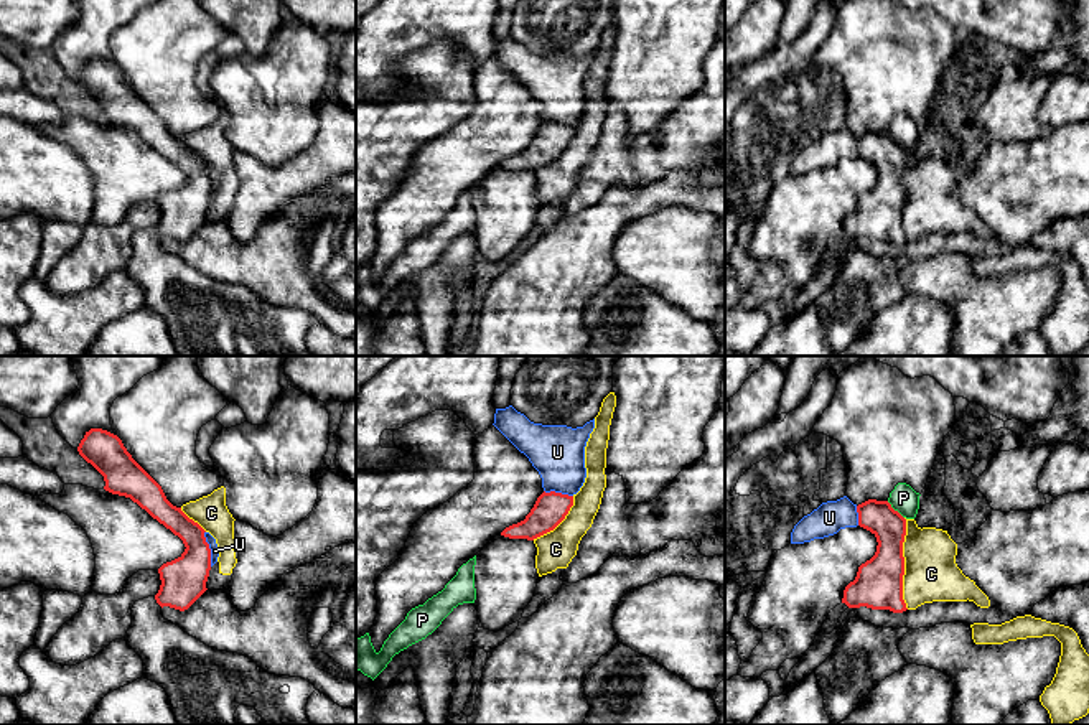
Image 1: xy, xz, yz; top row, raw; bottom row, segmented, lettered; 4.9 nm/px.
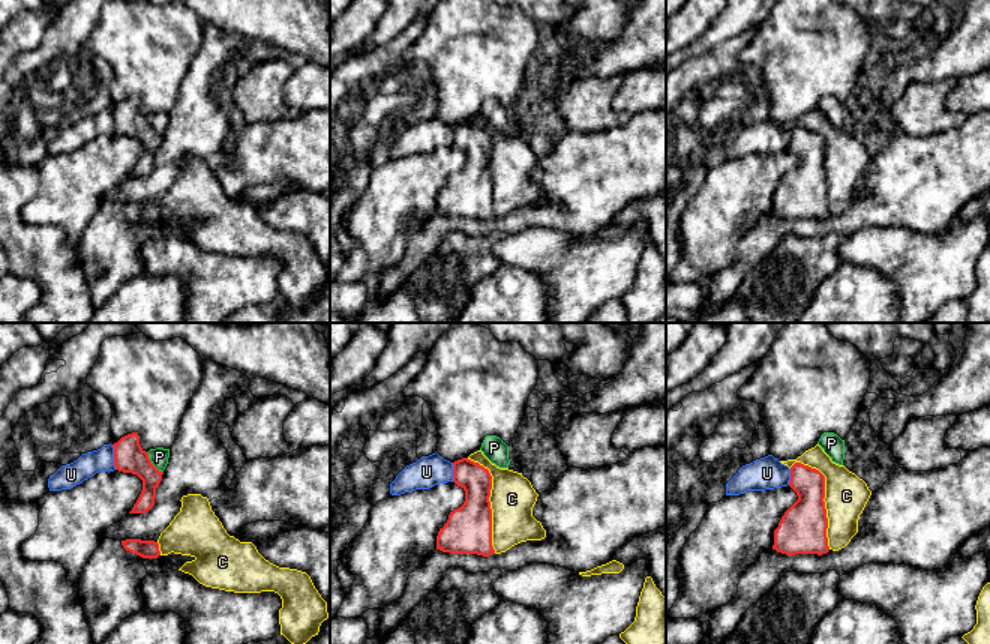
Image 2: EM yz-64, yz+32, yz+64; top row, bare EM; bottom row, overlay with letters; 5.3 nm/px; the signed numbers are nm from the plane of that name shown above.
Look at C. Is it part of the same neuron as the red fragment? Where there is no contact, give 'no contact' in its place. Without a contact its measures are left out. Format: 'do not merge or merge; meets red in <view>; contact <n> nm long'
do not merge; meets red in yz; contact 440 nm long

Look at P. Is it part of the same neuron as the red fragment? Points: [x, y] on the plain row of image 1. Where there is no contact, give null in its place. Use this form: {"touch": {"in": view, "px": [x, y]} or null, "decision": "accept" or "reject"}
{"touch": {"in": "yz", "px": [893, 140]}, "decision": "reject"}

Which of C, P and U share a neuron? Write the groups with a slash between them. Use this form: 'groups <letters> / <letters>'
groups C / P / U

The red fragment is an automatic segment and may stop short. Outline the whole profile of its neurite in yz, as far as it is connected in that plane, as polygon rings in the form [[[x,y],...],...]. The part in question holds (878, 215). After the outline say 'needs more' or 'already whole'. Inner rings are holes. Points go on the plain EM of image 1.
[[[868,130],[858,135],[857,143],[858,157],[870,161],[876,168],[876,183],[870,191],[858,198],[855,211],[844,221],[842,234],[830,241],[820,260],[824,265],[830,265],[837,259],[839,249],[847,239],[867,237],[872,241],[890,241],[893,244],[903,244],[908,241],[903,231],[903,173],[906,166],[906,150],[895,142],[888,132],[876,130]]]; needs more

